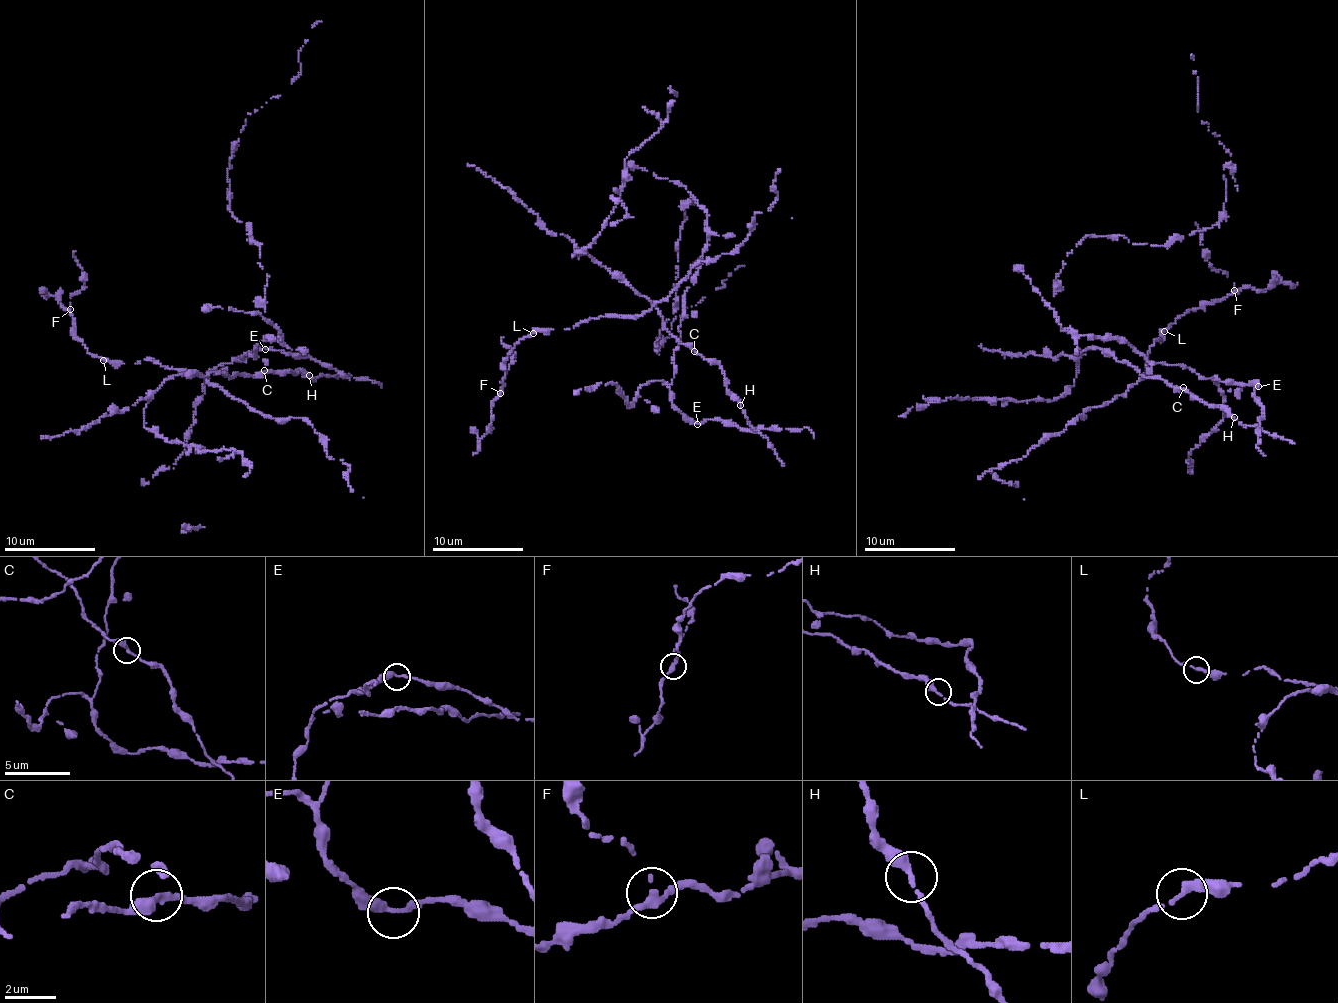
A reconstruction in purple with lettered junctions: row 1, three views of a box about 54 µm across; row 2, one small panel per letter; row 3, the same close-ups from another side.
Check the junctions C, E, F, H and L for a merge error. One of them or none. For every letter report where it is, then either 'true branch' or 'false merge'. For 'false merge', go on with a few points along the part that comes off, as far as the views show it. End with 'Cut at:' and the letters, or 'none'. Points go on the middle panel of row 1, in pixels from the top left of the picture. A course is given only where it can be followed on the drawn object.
C: at (694, 351); true branch
E: at (697, 424); true branch
F: at (500, 393); true branch
H: at (740, 405); true branch
L: at (533, 333); true branch
Cut at: none

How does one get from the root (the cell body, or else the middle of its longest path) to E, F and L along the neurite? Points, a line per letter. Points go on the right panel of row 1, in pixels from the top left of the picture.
E: (1194, 372), (1203, 378), (1258, 386)
F: (1194, 372), (1256, 383), (1262, 429), (1241, 425), (1218, 405), (1162, 380), (1137, 382), (1162, 332), (1234, 290)
L: (1194, 372), (1256, 383), (1262, 429), (1241, 425), (1218, 405), (1162, 380), (1137, 382), (1164, 331)

